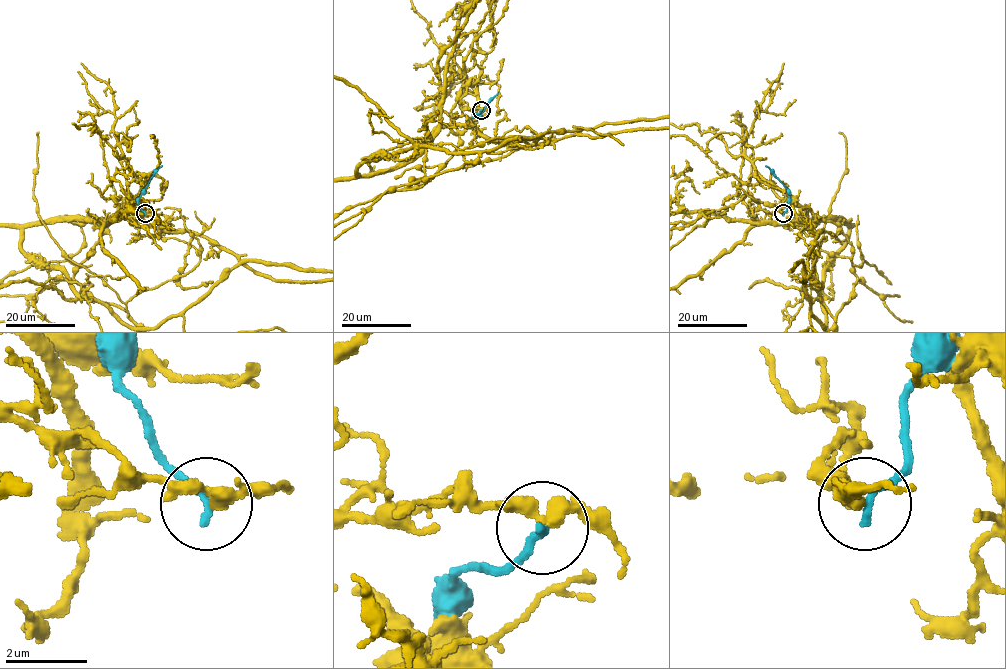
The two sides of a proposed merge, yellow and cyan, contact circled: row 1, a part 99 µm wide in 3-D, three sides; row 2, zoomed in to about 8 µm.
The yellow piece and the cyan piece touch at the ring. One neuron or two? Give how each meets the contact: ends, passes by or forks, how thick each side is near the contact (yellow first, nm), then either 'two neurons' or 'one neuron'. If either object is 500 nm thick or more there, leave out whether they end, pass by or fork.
yellow passes by; cyan ends; calibres 280 and 220 nm; two neurons

